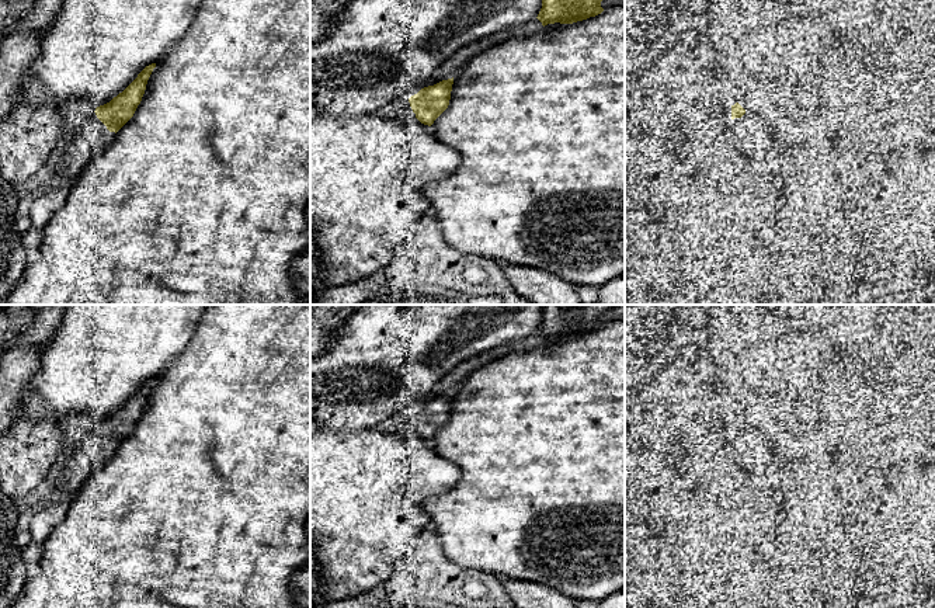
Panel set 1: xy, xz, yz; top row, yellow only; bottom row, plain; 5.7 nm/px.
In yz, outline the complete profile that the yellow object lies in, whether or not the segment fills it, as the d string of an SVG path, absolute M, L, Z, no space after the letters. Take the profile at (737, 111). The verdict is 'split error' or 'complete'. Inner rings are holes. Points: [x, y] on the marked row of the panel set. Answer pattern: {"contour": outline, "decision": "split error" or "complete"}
{"contour": "M738 103L731 105L734 153L747 157L760 168L774 166L781 150L788 145L776 138L771 128L764 125Z", "decision": "split error"}

